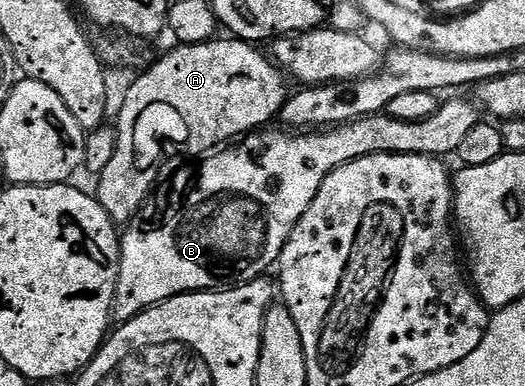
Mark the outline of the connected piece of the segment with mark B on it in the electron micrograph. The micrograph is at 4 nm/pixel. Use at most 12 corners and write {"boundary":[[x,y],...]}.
{"boundary":[[480,120],[255,131],[163,164],[120,237],[113,320],[277,266],[324,179],[449,158]]}

